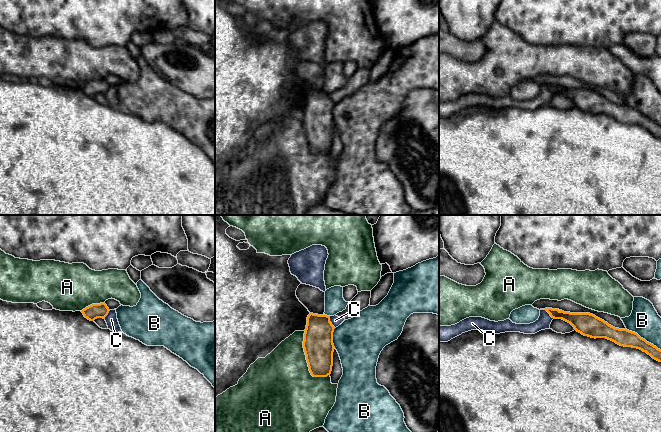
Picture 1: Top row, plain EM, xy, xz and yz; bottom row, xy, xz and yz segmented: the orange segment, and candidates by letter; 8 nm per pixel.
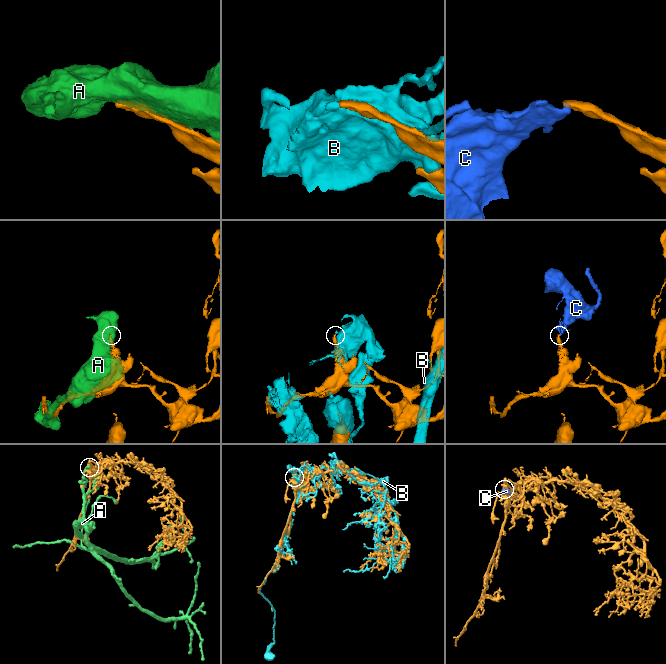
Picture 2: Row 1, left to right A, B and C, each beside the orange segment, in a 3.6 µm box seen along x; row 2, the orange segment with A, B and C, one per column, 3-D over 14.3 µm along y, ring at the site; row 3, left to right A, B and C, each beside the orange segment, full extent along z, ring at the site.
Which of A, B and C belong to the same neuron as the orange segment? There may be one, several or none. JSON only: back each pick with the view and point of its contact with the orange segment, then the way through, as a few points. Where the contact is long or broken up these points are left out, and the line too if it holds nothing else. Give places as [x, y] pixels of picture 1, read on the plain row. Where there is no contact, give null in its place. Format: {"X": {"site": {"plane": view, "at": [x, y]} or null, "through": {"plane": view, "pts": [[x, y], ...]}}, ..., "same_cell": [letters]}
{"same_cell": []}

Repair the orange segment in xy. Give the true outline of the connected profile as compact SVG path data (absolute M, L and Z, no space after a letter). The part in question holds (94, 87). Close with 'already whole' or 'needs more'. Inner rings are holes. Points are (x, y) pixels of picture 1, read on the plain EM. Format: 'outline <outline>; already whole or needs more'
outline M100 79L92 80L83 85L81 88L83 89L85 94L87 94L90 97L94 97L97 94L105 95L109 87L110 86L105 79Z; already whole

